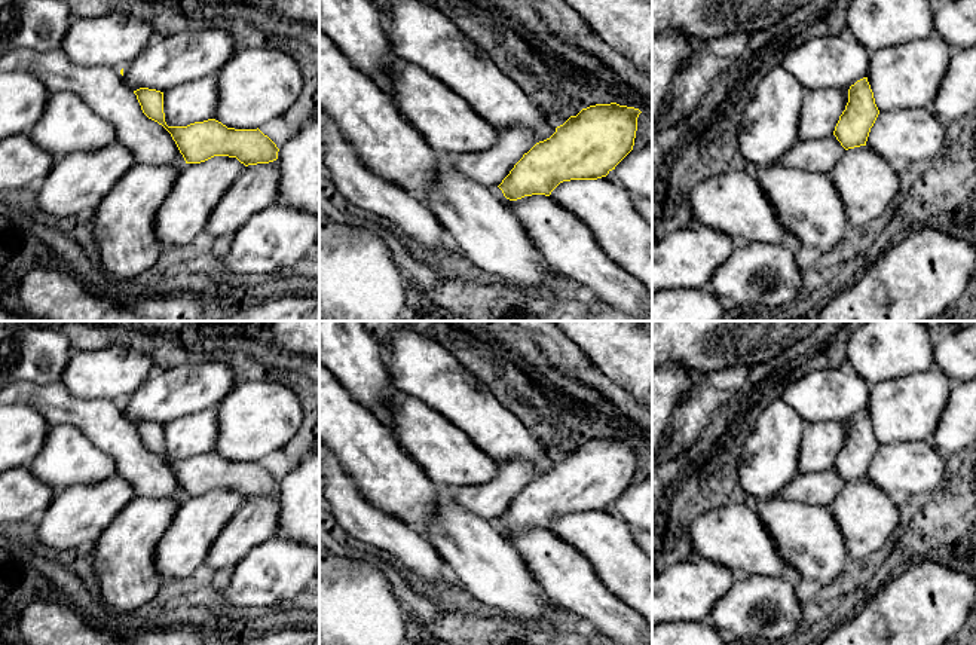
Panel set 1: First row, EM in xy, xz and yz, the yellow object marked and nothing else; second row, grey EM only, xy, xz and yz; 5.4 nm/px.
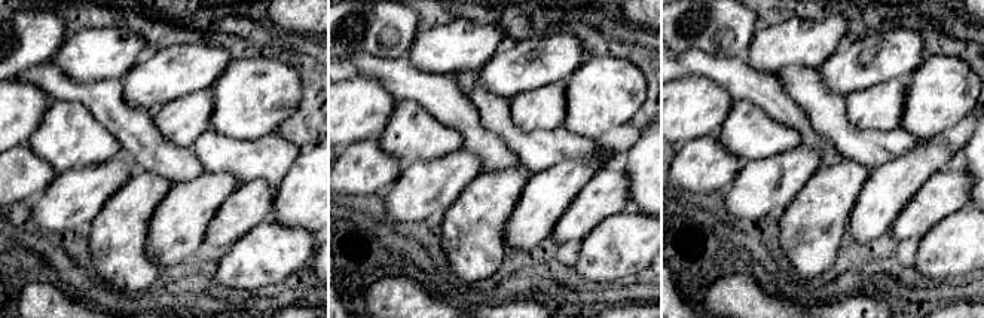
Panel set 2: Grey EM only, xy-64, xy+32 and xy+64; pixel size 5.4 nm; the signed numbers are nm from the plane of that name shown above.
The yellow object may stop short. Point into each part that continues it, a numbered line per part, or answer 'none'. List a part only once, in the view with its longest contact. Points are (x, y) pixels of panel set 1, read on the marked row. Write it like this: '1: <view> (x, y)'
none

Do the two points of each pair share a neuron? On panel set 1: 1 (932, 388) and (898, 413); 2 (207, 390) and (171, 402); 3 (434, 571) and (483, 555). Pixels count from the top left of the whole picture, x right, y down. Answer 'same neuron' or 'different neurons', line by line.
1: same neuron
2: same neuron
3: different neurons

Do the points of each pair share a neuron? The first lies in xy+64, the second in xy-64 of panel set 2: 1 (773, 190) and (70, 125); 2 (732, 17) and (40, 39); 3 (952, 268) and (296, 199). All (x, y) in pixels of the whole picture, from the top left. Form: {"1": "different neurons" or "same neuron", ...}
{"1": "different neurons", "2": "same neuron", "3": "different neurons"}

